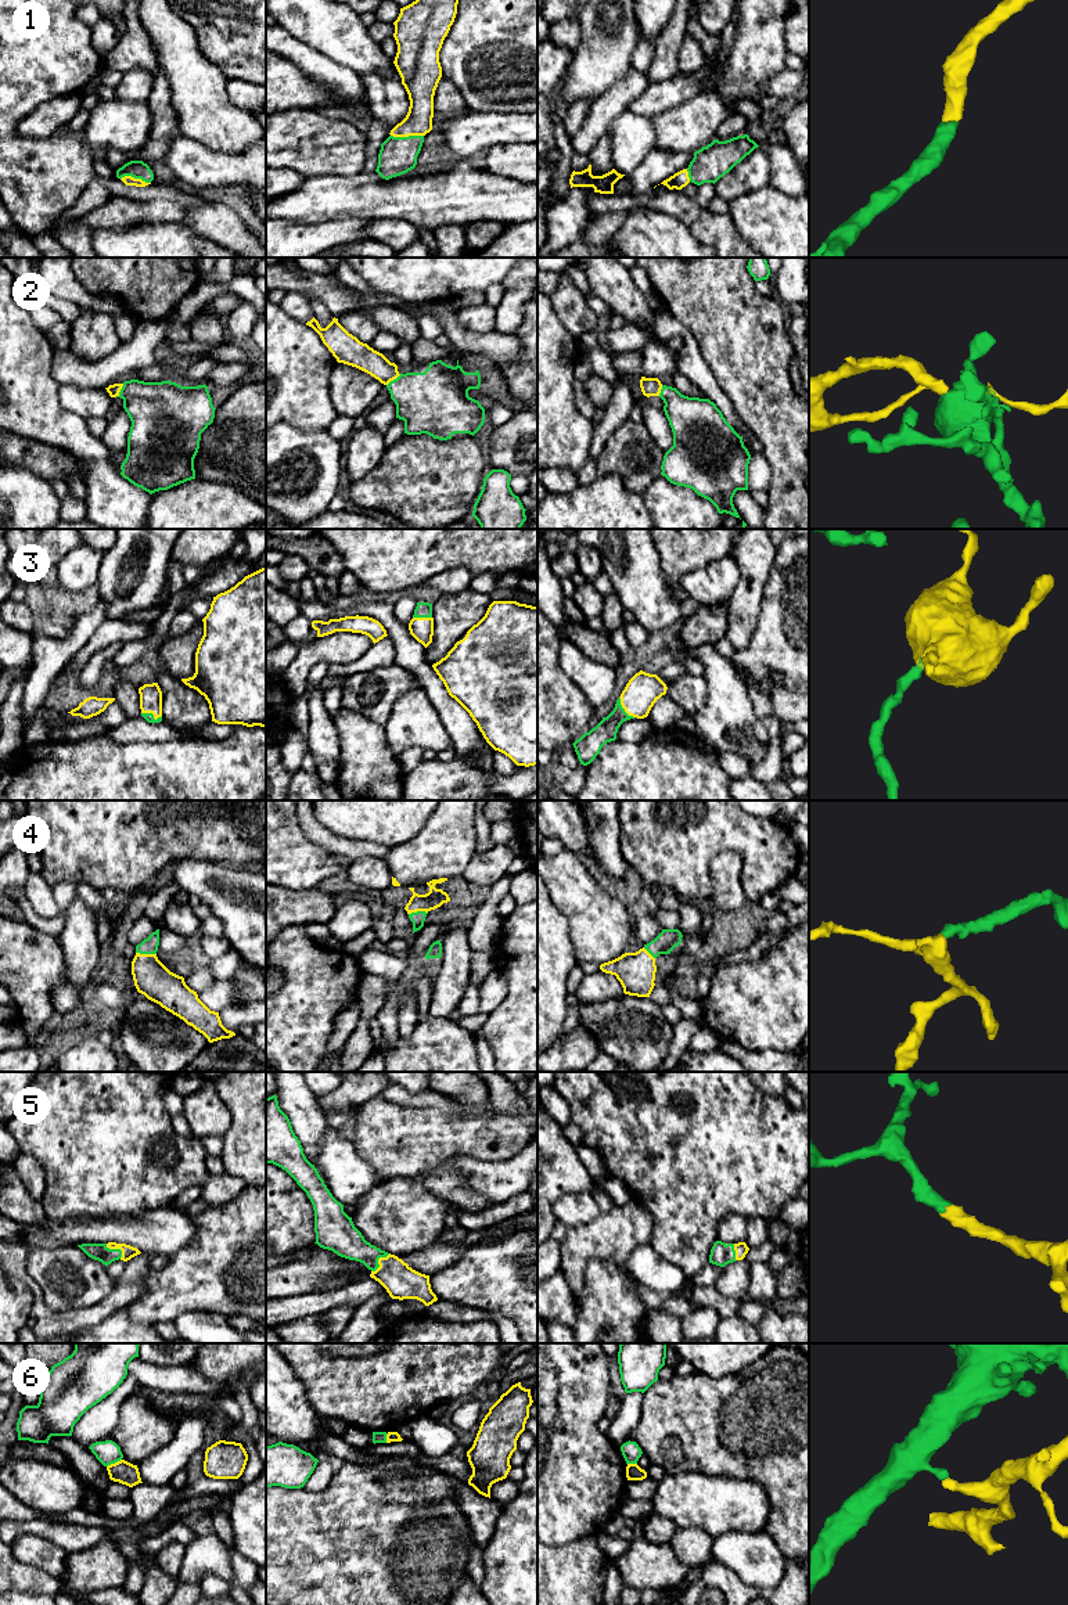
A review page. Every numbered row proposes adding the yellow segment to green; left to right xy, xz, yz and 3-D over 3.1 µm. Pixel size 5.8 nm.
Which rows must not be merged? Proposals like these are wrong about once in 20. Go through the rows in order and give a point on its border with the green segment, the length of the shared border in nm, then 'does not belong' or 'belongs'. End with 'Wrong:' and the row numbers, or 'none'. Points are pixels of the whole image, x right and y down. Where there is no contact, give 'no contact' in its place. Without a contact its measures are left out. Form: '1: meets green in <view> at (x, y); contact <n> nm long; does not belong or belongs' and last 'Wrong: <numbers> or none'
1: meets green in xz at (409, 136); contact 190 nm long; belongs
2: meets green in xz at (394, 380); contact 110 nm long; belongs
3: meets green in xy at (153, 715); contact 120 nm long; belongs
4: meets green in xy at (146, 953); contact 120 nm long; belongs
5: meets green in xz at (377, 1260); contact 160 nm long; belongs
6: meets green in xy at (114, 1463); contact 100 nm long; does not belong
Wrong: 6

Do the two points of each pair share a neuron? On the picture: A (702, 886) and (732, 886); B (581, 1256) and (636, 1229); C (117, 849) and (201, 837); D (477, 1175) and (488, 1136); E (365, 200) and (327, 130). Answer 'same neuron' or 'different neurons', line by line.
A: different neurons
B: same neuron
C: same neuron
D: different neurons
E: different neurons

